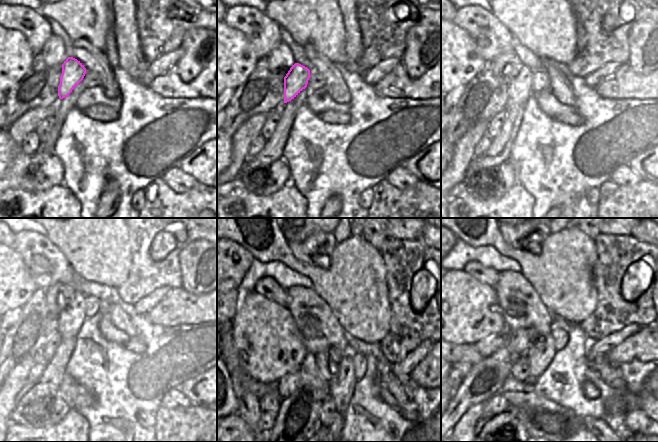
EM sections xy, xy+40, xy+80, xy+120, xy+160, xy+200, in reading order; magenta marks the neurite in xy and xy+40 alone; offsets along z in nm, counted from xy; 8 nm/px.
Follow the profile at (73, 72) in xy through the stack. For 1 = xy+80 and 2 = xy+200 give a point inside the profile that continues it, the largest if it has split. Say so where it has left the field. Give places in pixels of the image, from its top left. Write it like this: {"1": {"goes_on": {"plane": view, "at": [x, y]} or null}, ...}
{"1": {"goes_on": {"plane": "xy+80", "at": [519, 90]}}, "2": {"goes_on": {"plane": "xy+200", "at": [522, 339]}}}

